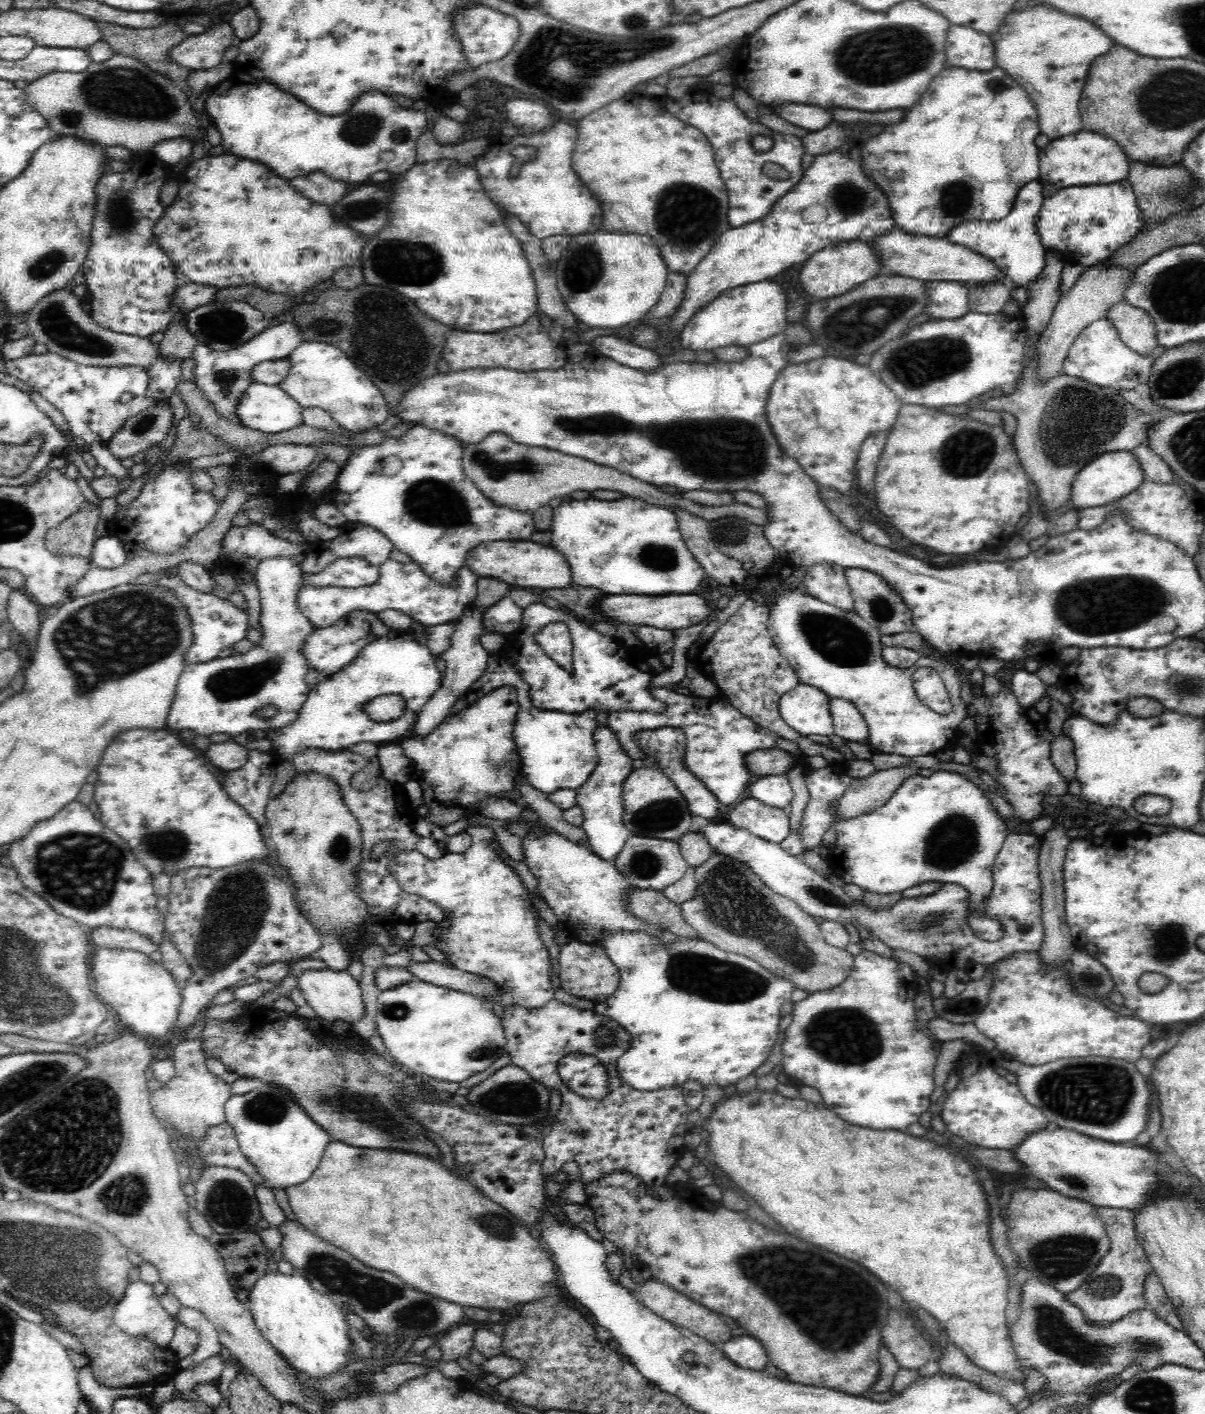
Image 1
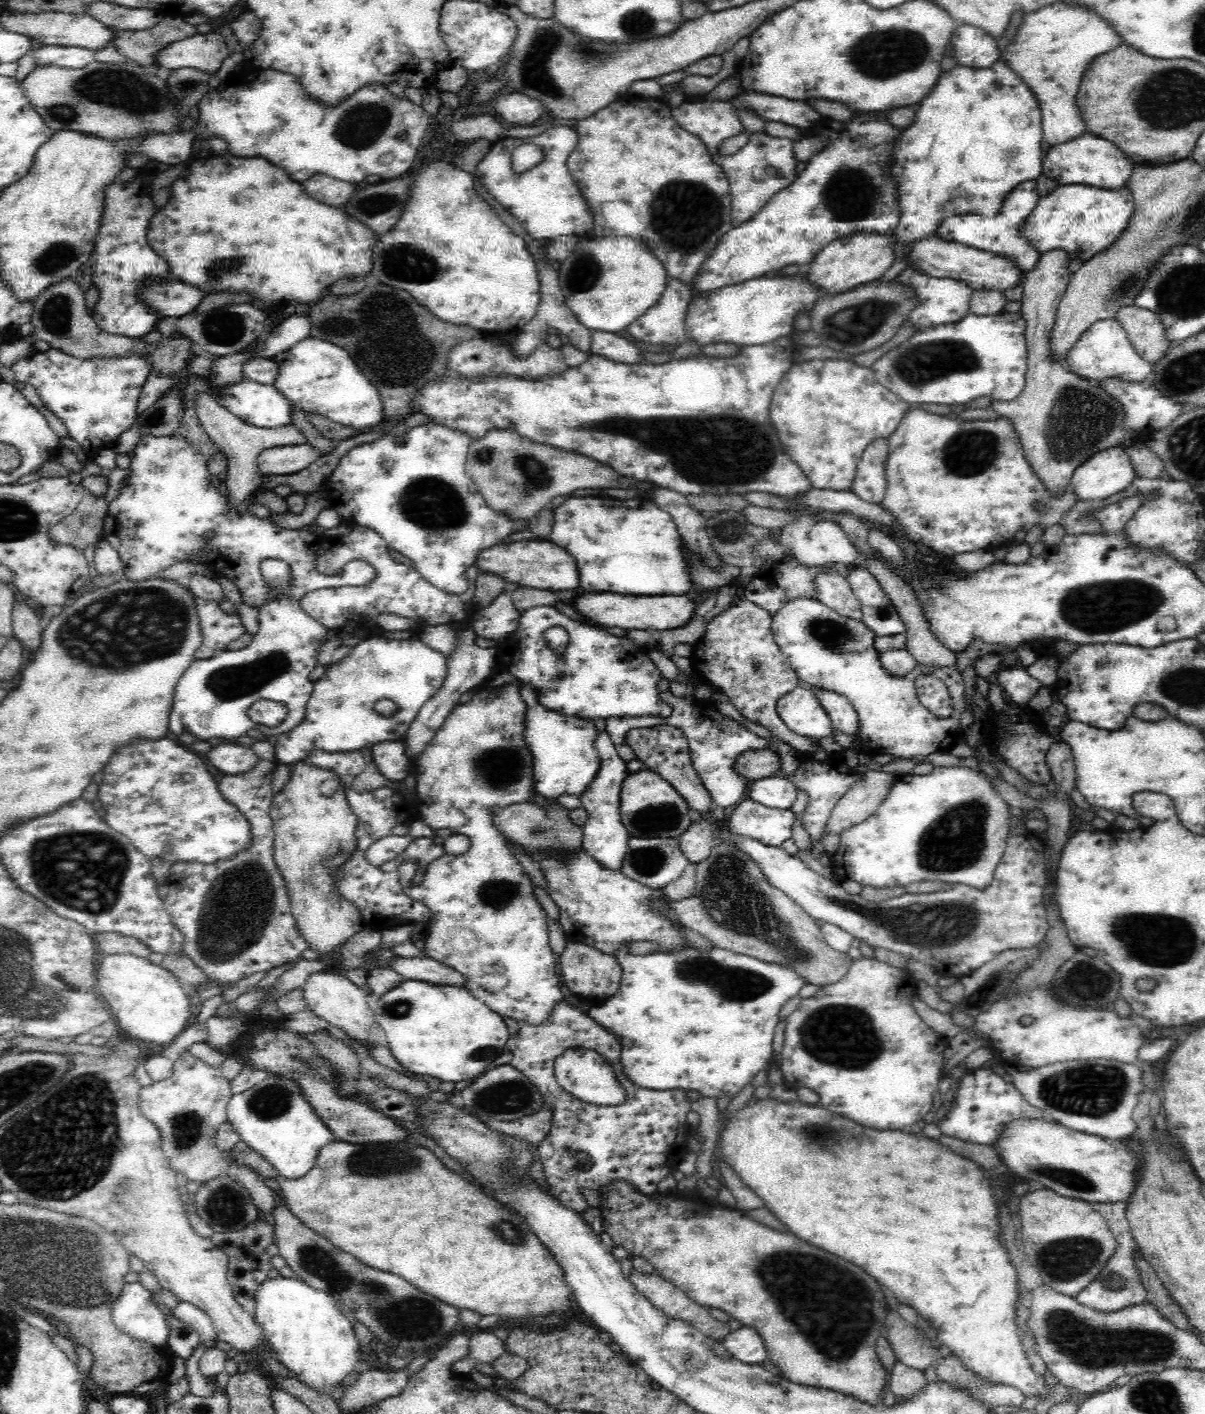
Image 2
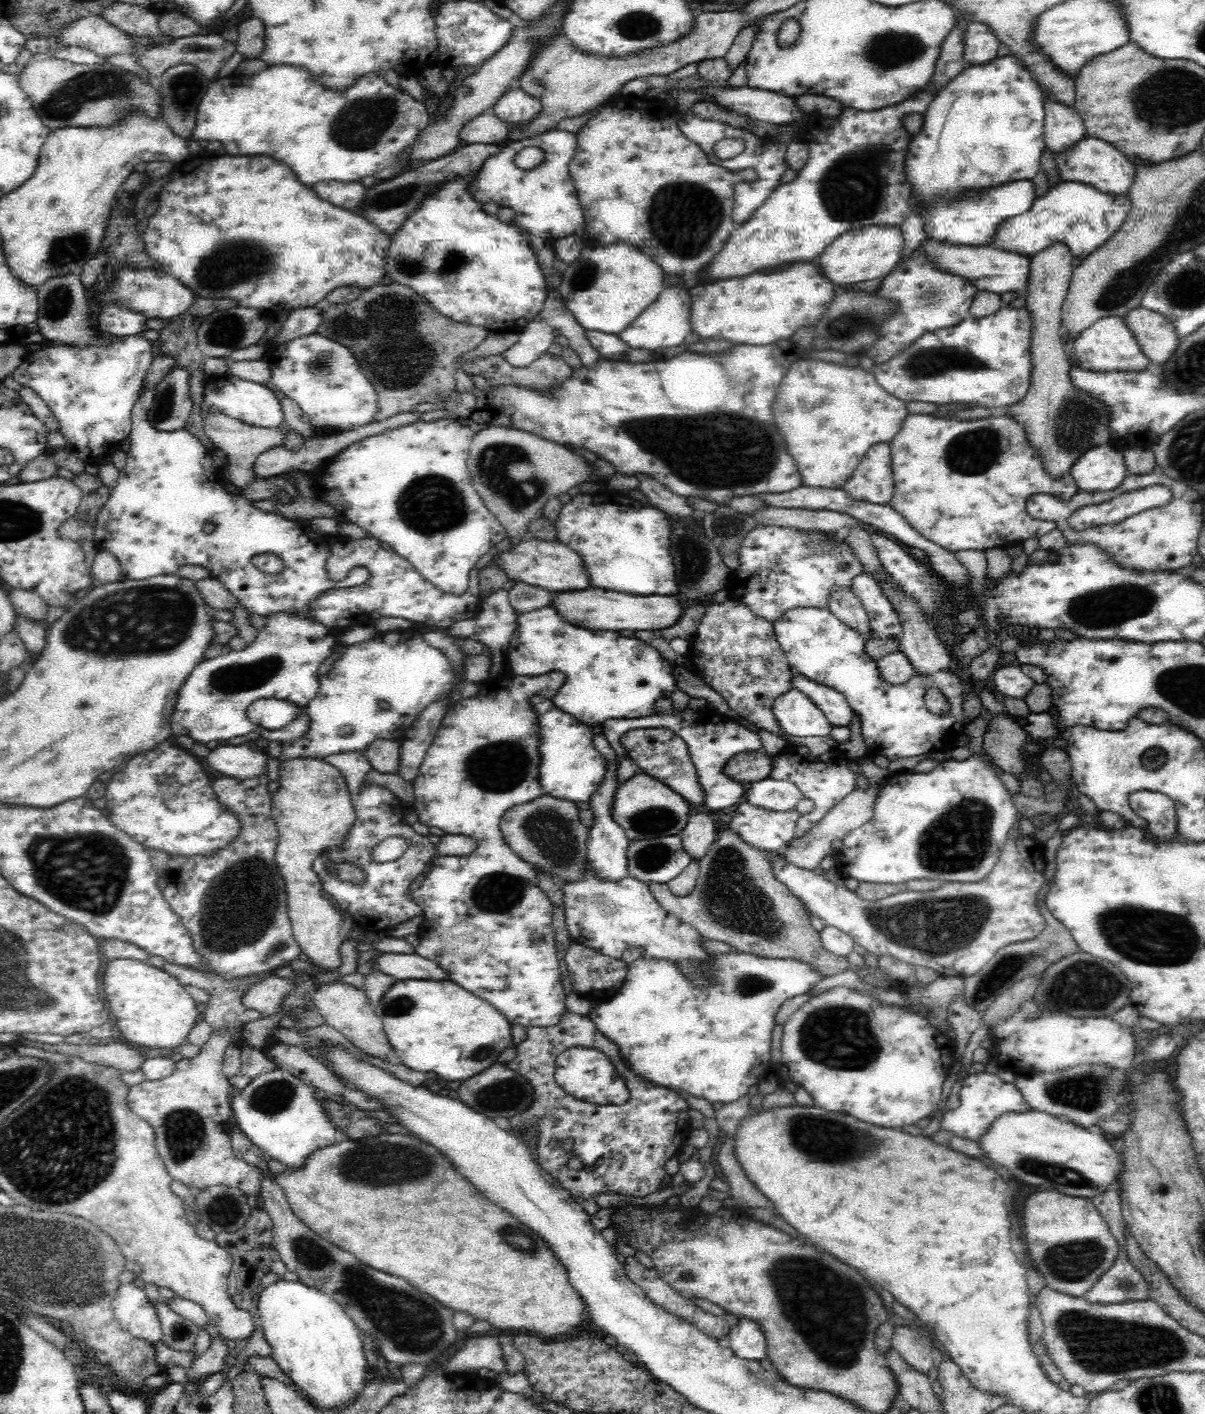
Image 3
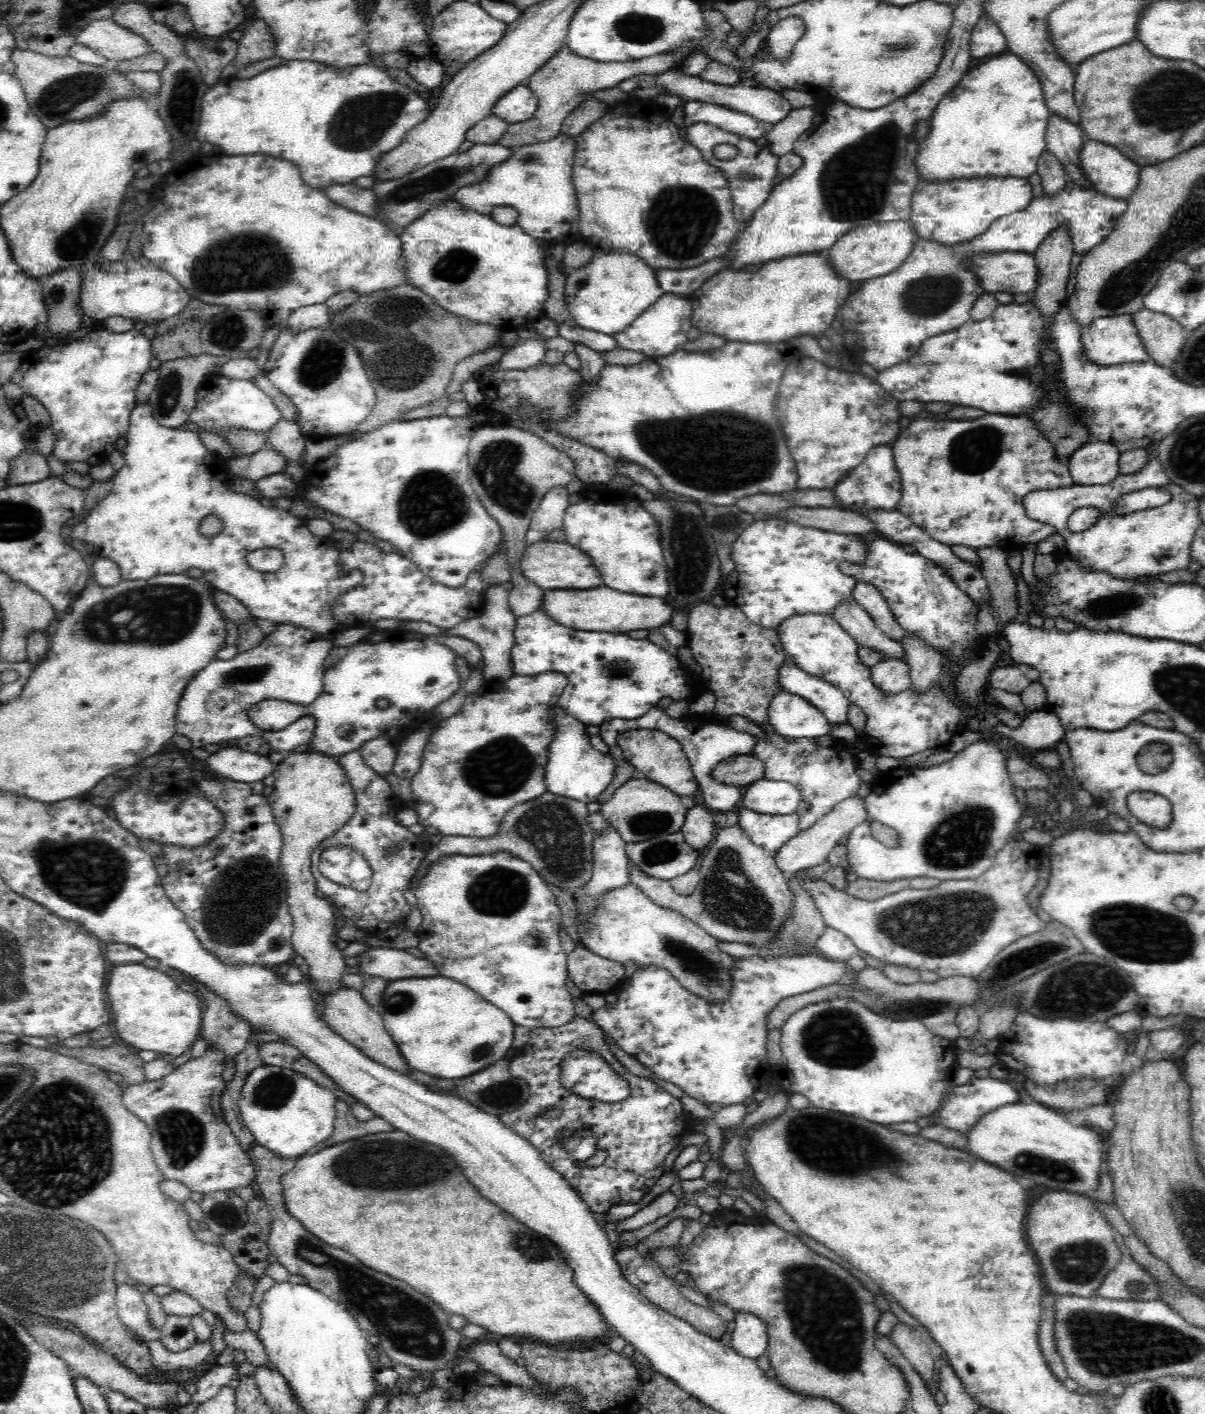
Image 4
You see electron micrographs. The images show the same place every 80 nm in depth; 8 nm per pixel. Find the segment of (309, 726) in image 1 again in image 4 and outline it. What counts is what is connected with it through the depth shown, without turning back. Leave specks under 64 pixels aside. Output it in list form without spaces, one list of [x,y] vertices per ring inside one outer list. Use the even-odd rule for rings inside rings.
[[[396,632],[384,642],[366,641],[354,644],[348,654],[340,659],[333,668],[325,670],[324,685],[320,696],[308,708],[309,716],[315,718],[314,736],[307,745],[298,748],[299,752],[321,752],[330,756],[345,755],[356,751],[360,744],[376,737],[386,739],[398,736],[398,731],[416,717],[436,708],[438,704],[454,696],[466,681],[460,679],[456,661],[460,657],[450,647],[442,645],[432,636],[422,633]],[[379,699],[389,700],[389,707],[376,707]]]

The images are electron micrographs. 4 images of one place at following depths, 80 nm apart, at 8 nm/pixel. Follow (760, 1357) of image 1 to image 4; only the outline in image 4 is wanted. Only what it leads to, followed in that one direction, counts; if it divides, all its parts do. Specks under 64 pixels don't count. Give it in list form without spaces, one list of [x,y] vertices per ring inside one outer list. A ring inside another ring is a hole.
[[[736,1312],[731,1347],[740,1356],[756,1359],[766,1352],[769,1336],[765,1322],[751,1312]]]

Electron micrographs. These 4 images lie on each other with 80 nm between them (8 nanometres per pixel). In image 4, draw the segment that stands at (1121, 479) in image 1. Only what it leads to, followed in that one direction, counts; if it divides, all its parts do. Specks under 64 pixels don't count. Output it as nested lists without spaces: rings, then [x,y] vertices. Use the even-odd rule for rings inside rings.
[[[1100,440],[1091,441],[1072,452],[1066,466],[1075,484],[1083,486],[1108,484],[1120,476],[1119,453],[1116,445]]]

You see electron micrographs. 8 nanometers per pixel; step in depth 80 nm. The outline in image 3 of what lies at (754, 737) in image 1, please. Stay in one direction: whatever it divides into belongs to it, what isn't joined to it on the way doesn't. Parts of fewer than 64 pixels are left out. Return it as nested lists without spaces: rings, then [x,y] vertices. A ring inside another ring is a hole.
[[[659,698],[654,703],[654,710],[650,716],[633,719],[608,719],[602,721],[602,735],[606,737],[608,744],[614,749],[617,756],[627,756],[627,751],[620,743],[620,738],[626,732],[634,729],[644,728],[667,728],[672,729],[676,735],[680,736],[687,744],[688,754],[691,756],[696,776],[704,793],[704,806],[709,808],[711,813],[720,812],[724,808],[734,806],[742,802],[744,796],[744,785],[739,781],[732,780],[722,767],[732,756],[741,752],[752,752],[762,749],[762,741],[758,733],[746,730],[746,727],[736,723],[732,718],[724,714],[718,714],[717,710],[704,710],[704,712],[694,712],[686,710],[684,712],[674,712],[670,699]]]

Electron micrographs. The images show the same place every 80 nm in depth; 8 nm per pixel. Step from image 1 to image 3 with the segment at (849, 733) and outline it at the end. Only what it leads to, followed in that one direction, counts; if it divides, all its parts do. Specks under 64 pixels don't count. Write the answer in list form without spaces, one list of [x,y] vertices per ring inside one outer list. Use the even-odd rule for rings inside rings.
[[[794,672],[791,689],[803,692],[824,713],[833,726],[848,726],[851,723],[852,708],[846,698],[836,689],[824,687],[824,684],[805,678]]]

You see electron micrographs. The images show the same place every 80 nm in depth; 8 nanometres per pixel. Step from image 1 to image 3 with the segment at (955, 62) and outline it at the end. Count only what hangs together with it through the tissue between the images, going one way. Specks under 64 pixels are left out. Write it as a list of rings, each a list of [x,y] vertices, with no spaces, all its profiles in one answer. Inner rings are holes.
[[[970,23],[965,28],[964,58],[970,65],[984,65],[997,57],[1000,39],[984,23]]]

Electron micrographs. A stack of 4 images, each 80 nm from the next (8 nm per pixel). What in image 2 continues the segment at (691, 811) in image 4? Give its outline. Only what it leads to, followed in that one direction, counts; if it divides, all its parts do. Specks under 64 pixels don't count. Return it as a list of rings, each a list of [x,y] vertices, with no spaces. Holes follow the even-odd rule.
[[[703,816],[700,822],[692,822],[678,837],[680,848],[689,862],[700,864],[708,858],[714,846],[712,824],[707,819],[708,816]]]

